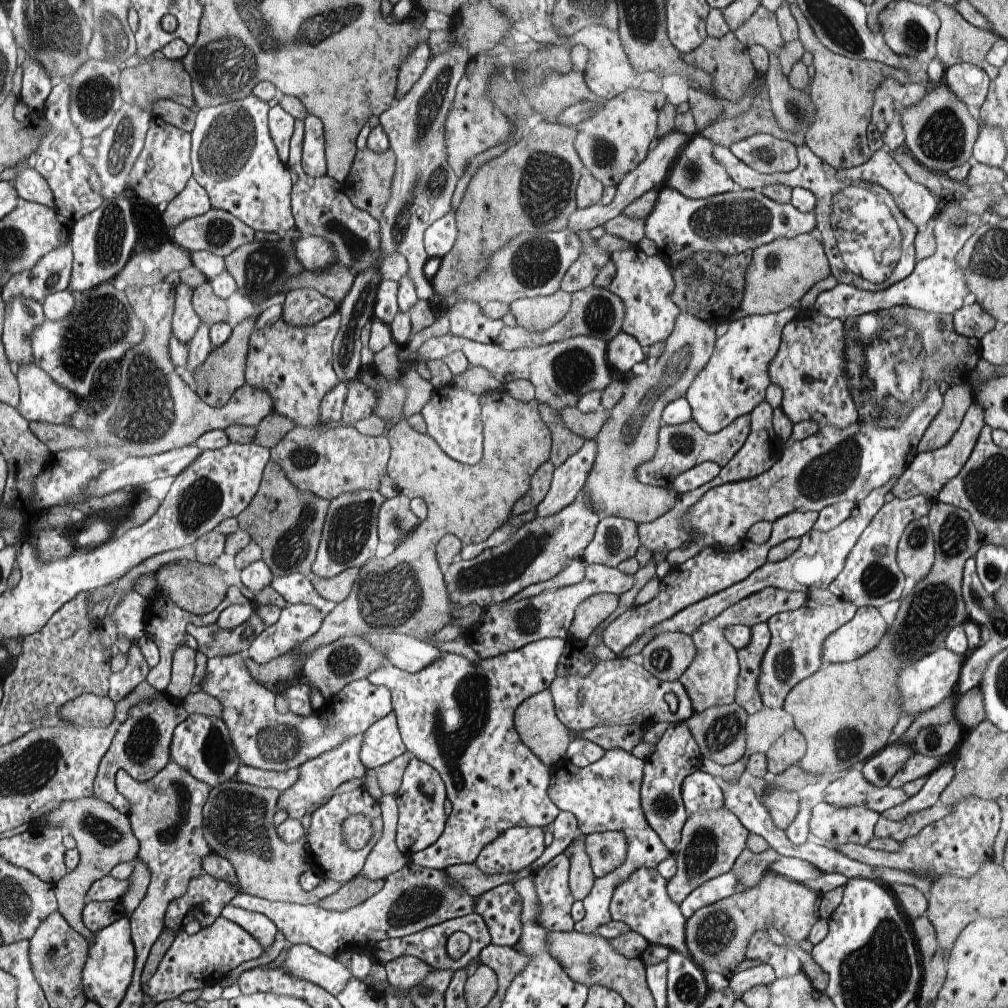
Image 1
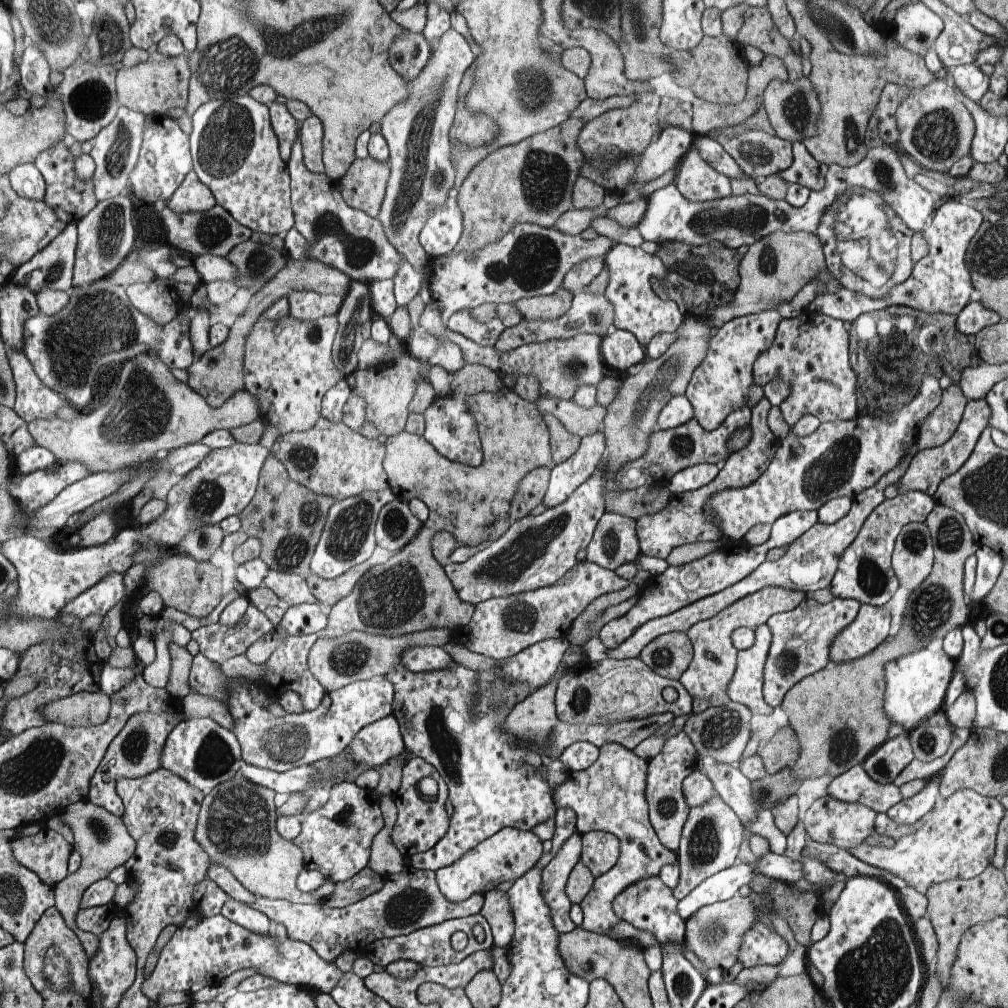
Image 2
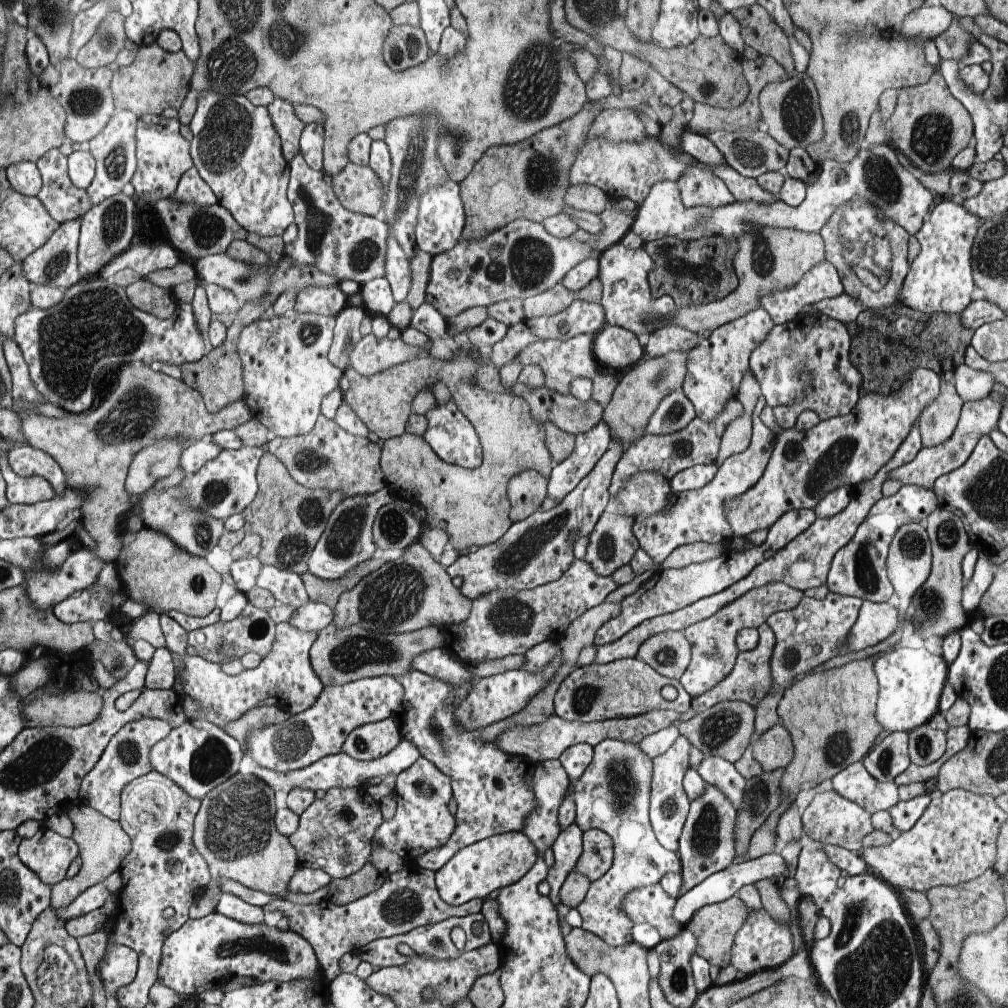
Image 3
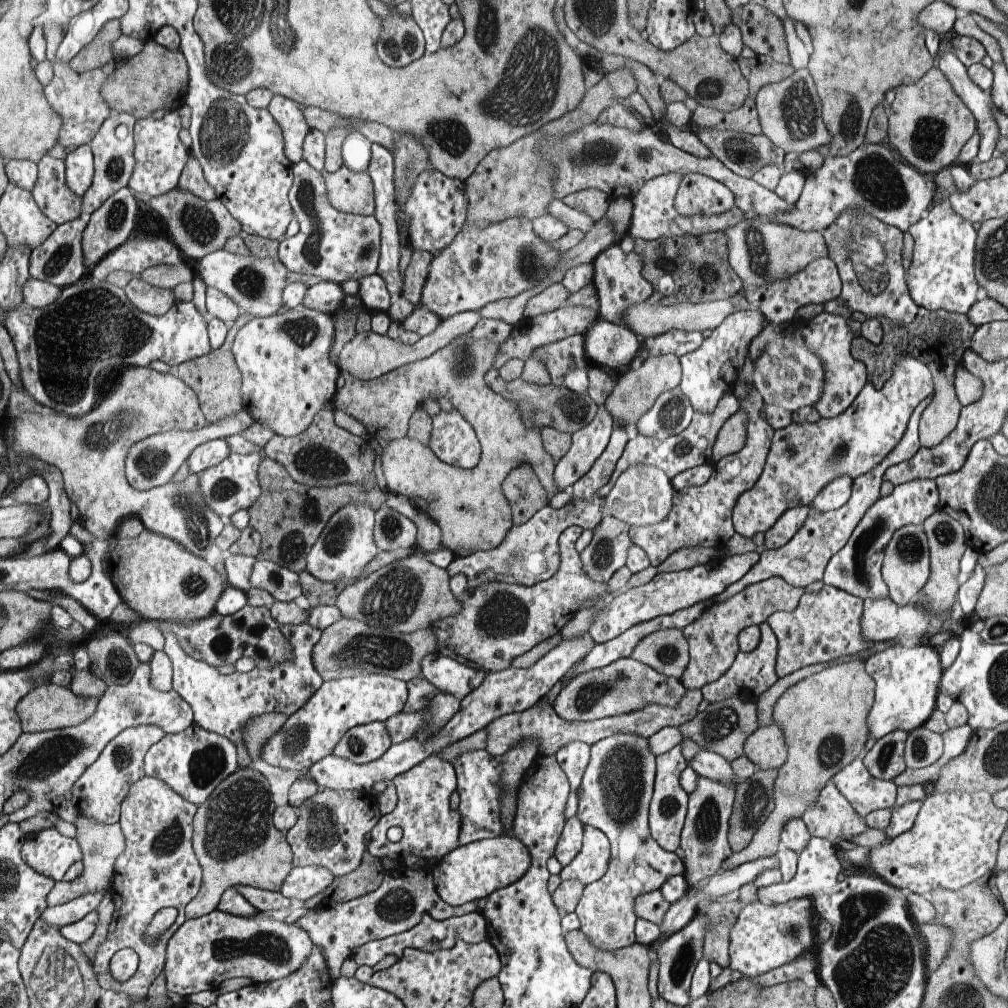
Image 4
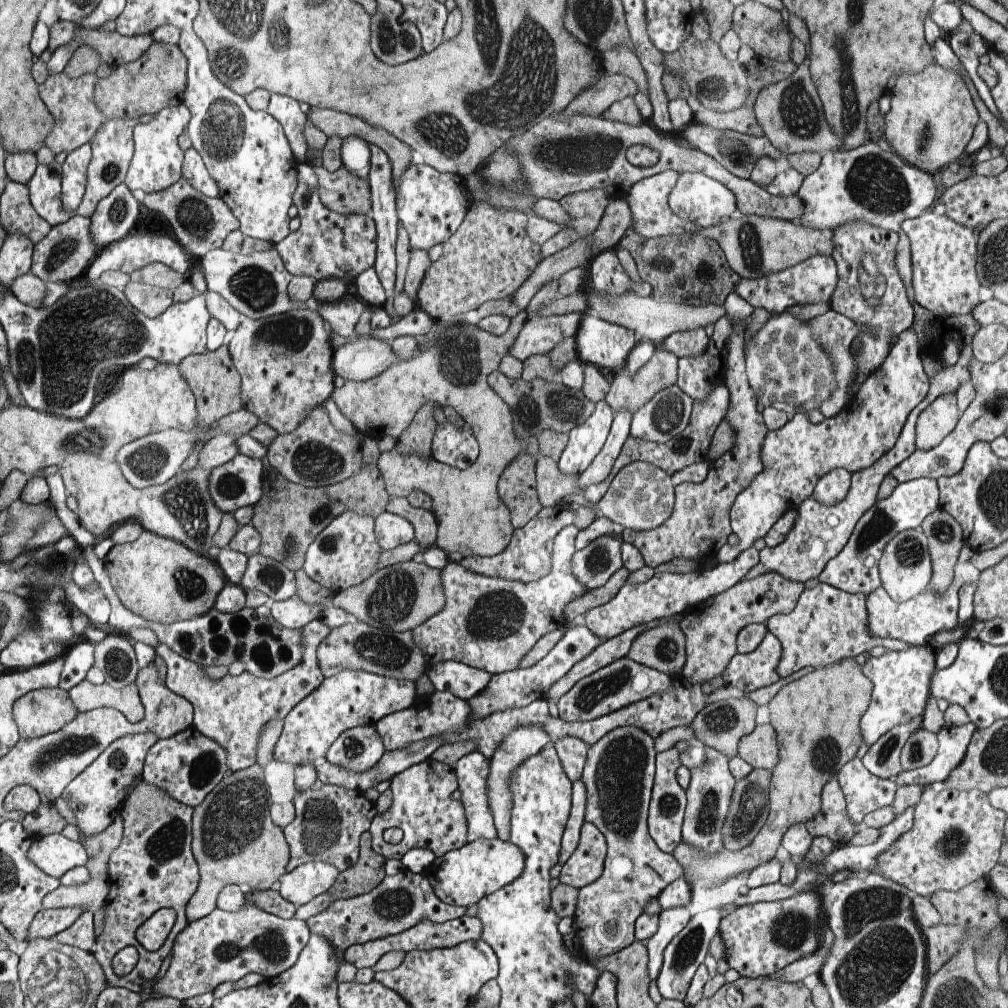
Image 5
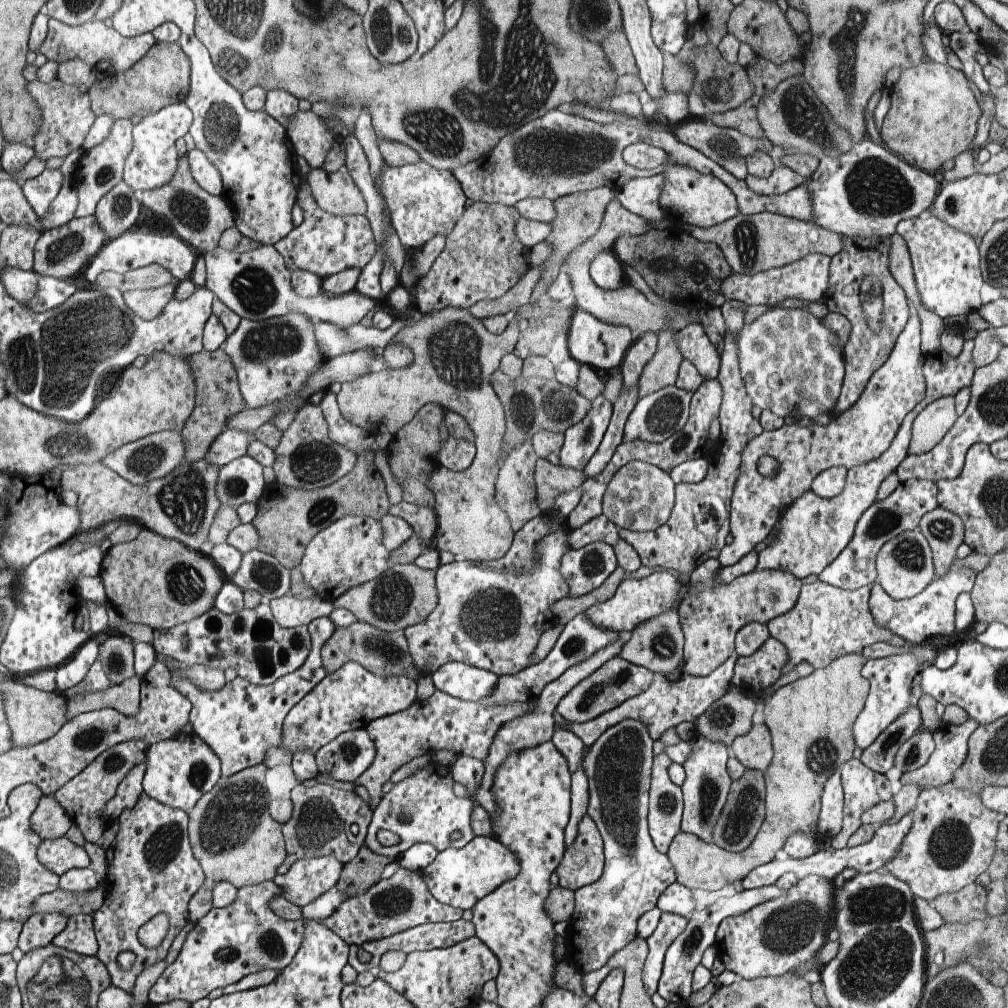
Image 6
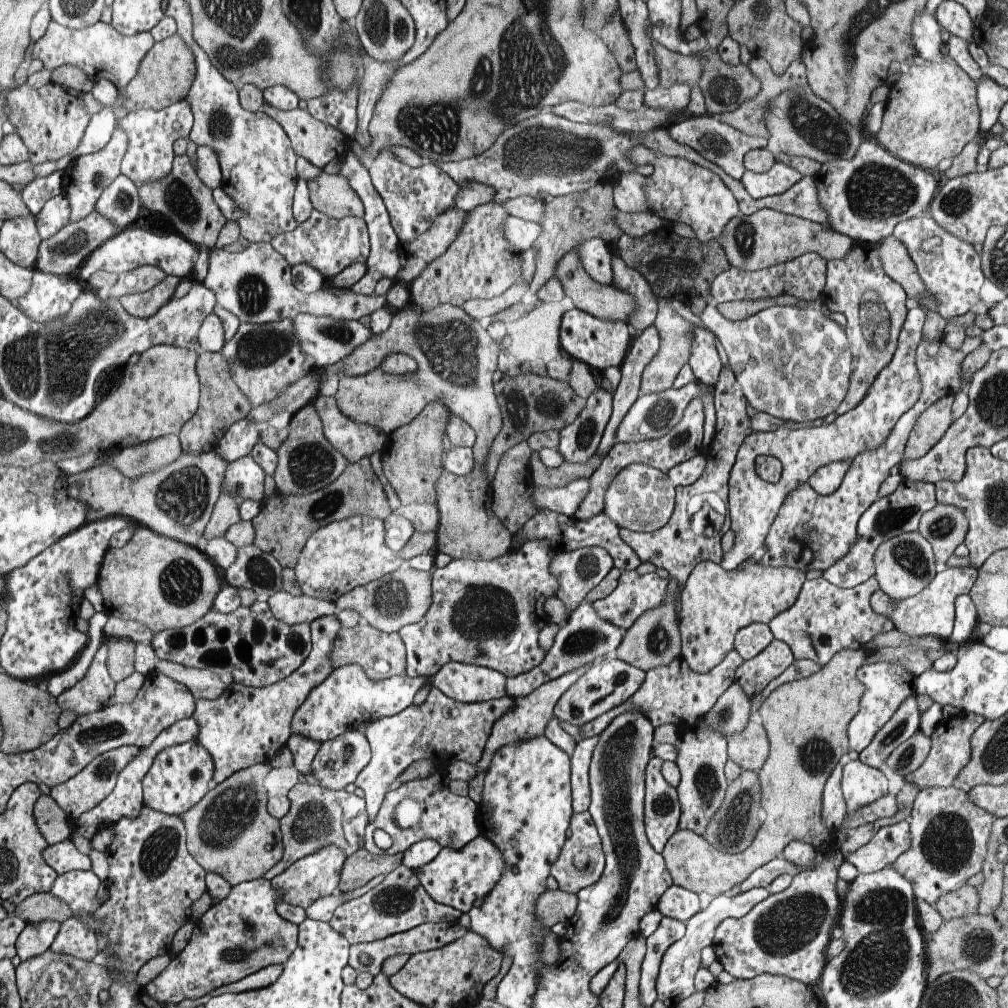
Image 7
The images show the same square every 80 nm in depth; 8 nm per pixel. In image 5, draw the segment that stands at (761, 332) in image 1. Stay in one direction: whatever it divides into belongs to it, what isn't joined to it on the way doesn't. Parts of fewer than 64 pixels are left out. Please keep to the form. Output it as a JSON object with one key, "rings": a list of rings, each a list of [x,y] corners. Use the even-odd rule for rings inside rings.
{"rings":[[[728,316],[720,317],[714,325],[714,332],[710,337],[706,353],[678,359],[677,385],[693,401],[702,402],[718,385],[725,382],[725,366],[729,353],[729,340],[733,333],[733,320]]]}

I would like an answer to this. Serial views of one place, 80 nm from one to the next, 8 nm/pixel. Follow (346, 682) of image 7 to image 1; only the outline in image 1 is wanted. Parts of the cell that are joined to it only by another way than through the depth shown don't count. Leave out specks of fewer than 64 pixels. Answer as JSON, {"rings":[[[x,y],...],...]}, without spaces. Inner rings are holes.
{"rings":[[[240,653],[209,659],[205,677],[197,689],[220,701],[221,719],[229,729],[241,765],[265,771],[298,769],[306,761],[334,750],[343,740],[364,733],[393,710],[388,687],[358,679],[347,684],[309,717],[292,712],[280,714],[275,709],[271,690],[250,674]]]}

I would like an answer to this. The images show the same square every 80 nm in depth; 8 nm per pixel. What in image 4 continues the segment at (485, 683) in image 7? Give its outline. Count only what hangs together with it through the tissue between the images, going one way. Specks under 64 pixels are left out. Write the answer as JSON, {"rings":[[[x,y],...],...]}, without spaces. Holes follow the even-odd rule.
{"rings":[[[430,653],[422,659],[421,674],[442,692],[461,701],[481,685],[487,673],[458,662],[454,656]]]}

